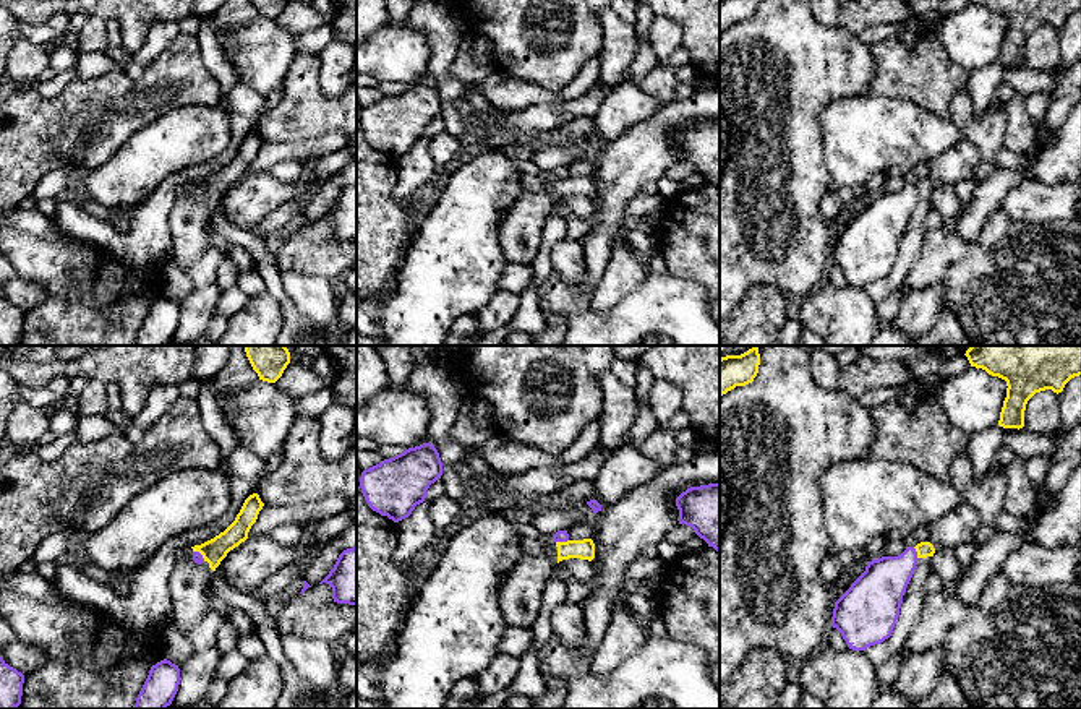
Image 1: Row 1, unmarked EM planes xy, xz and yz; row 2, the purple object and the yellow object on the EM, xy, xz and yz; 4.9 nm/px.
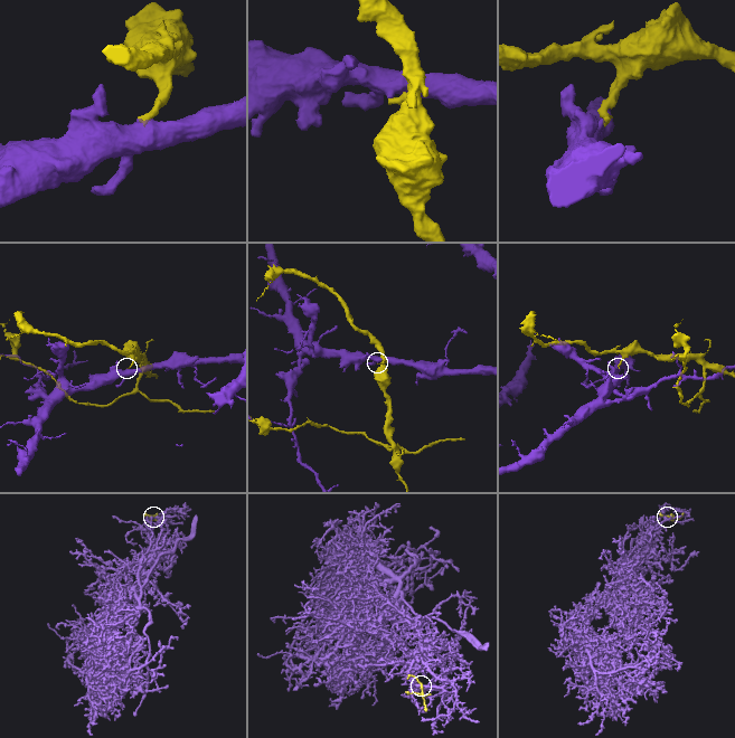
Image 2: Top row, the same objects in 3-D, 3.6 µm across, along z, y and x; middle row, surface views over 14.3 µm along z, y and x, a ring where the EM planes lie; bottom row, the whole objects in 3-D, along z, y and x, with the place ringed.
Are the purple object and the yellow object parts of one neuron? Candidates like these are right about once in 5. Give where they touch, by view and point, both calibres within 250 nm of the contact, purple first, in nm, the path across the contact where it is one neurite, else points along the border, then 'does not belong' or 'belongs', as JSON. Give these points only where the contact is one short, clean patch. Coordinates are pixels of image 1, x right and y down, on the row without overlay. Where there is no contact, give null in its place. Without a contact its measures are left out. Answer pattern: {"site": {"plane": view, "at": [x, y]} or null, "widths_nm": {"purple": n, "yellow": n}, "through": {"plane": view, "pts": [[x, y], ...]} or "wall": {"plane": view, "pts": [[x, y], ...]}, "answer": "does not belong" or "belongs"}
{"site": {"plane": "xz", "at": [561, 177]}, "widths_nm": {"purple": 60, "yellow": 100}, "wall": {"plane": "xz", "pts": [[568, 176], [556, 179]]}, "answer": "does not belong"}

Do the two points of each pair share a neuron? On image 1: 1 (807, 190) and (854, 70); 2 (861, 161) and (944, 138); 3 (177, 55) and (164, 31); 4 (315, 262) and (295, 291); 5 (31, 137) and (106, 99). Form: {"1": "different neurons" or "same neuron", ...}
{"1": "same neuron", "2": "same neuron", "3": "different neurons", "4": "different neurons", "5": "same neuron"}

